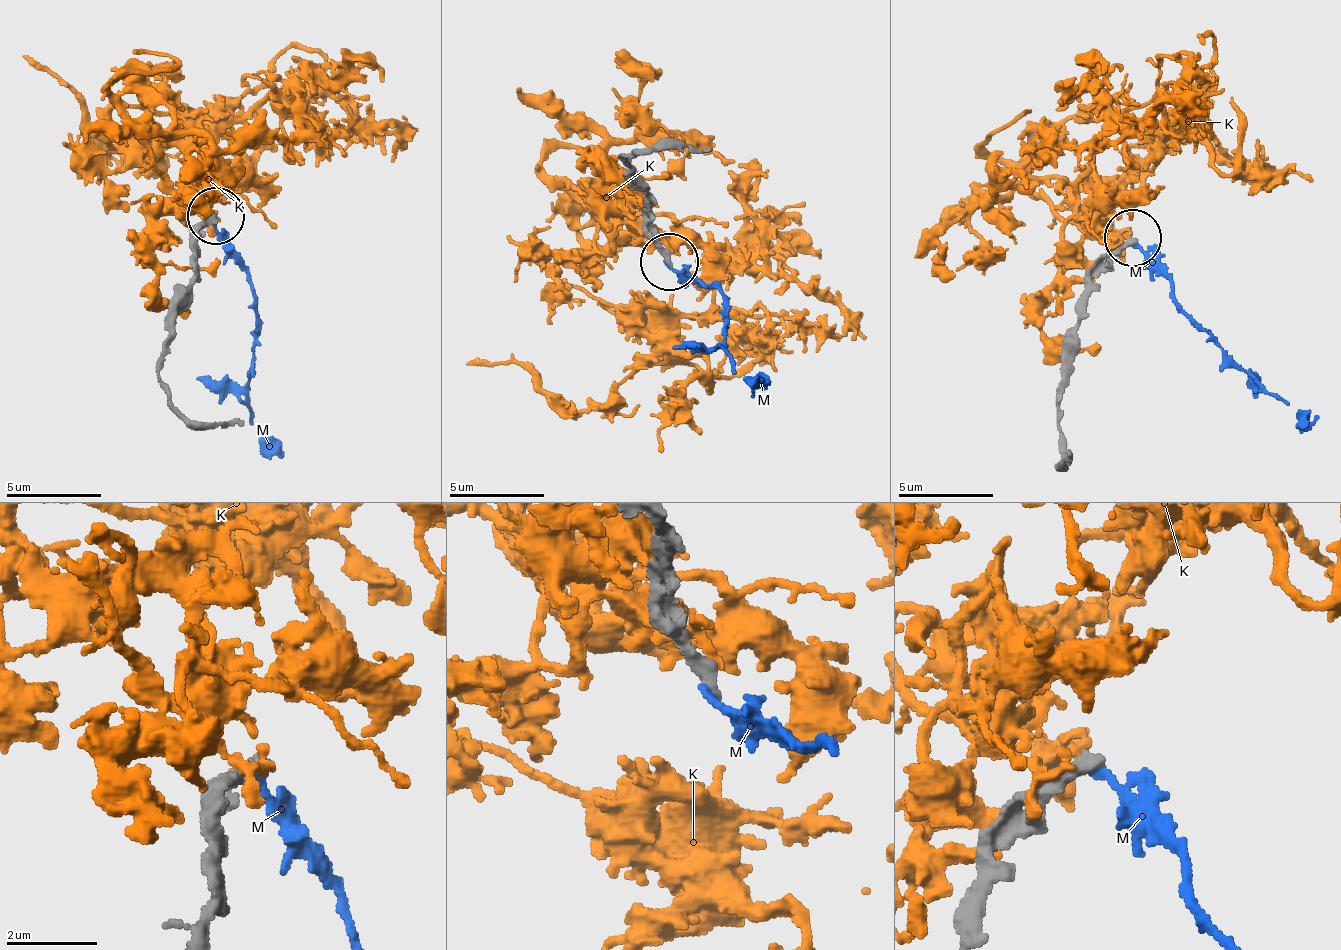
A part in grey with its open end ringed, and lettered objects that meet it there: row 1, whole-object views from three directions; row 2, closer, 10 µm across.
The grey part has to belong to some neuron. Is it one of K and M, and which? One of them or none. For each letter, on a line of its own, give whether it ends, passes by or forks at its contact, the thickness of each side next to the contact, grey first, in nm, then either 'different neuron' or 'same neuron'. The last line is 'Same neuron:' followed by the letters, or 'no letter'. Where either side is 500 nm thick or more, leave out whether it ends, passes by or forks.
K: it ends there; 400 nm thick on the grey side, 320 nm on the other; different neuron
M: it ends there; 320 nm thick on the grey side, 180 nm on the other; different neuron
Same neuron: no letter

